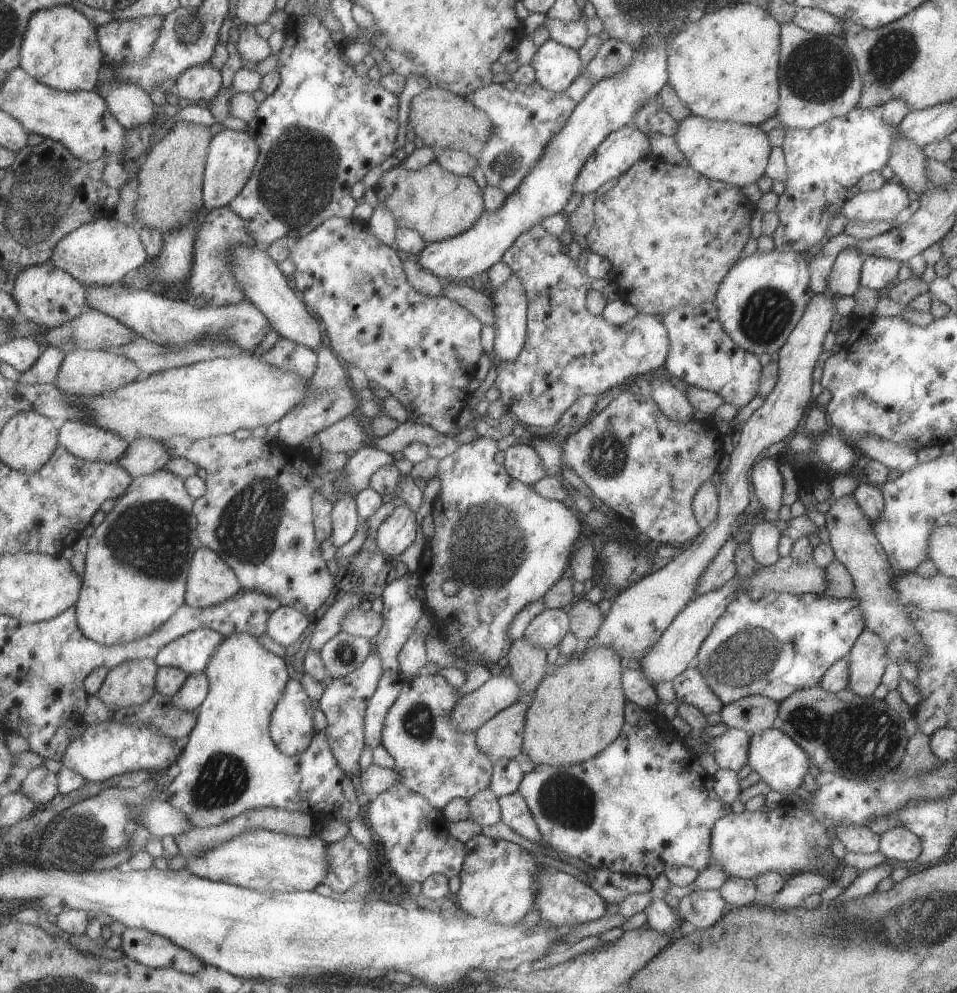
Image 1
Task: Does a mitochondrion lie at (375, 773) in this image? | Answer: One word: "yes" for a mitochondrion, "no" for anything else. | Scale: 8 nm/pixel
no

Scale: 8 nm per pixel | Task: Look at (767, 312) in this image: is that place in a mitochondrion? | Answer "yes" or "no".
yes

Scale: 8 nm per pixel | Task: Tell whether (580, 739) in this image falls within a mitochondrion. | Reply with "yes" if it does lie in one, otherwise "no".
no

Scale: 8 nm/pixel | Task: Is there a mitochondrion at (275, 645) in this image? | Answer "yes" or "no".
no

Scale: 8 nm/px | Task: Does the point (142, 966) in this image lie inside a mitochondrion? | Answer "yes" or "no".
no

